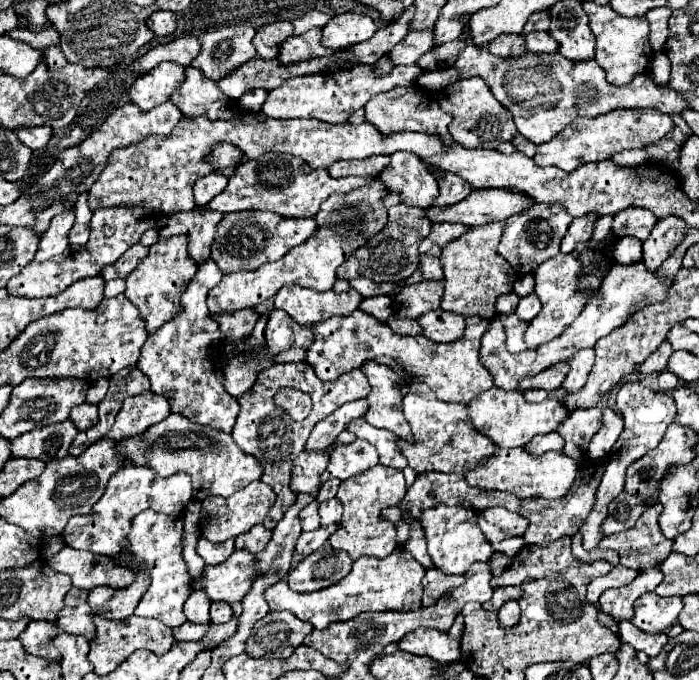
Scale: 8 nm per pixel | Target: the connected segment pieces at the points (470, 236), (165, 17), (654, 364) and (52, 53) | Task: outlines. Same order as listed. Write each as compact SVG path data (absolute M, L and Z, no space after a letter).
M505 222L489 226L475 226L461 238L449 242L441 254L441 266L445 272L445 294L441 308L461 316L481 316L491 320L495 316L495 300L501 294L513 292L513 282L519 278L517 270L497 254L497 246L503 234Z
M155 12L147 18L147 26L149 30L155 34L155 36L169 36L175 32L177 28L177 20L175 20L175 14L173 12Z
M663 342L663 344L661 344L661 348L659 348L653 356L649 356L649 358L645 360L645 364L641 364L641 366L637 368L637 372L639 372L639 374L663 372L663 370L667 368L667 358L669 358L669 354L671 354L671 352L673 352L673 350L671 350L669 342Z
M49 46L49 50L45 50L43 56L45 56L45 64L49 68L61 68L61 66L67 64L67 60L65 60L65 56L63 56L59 46Z

